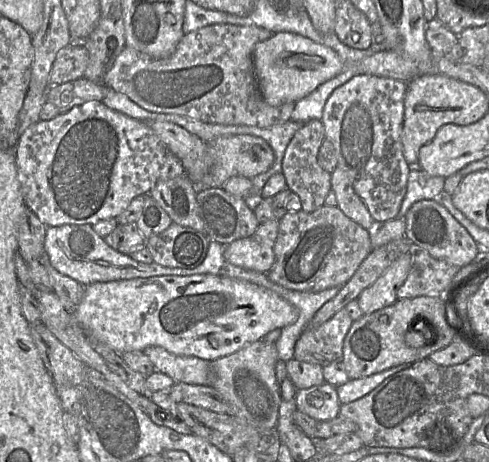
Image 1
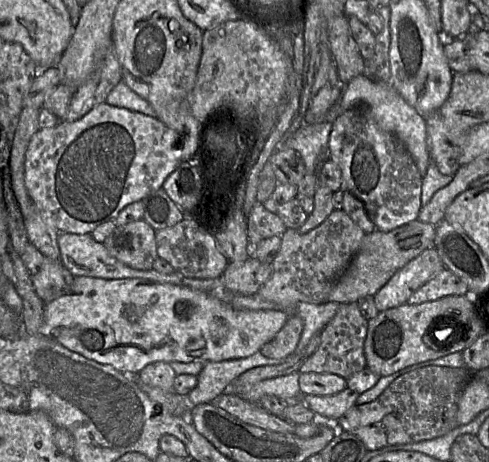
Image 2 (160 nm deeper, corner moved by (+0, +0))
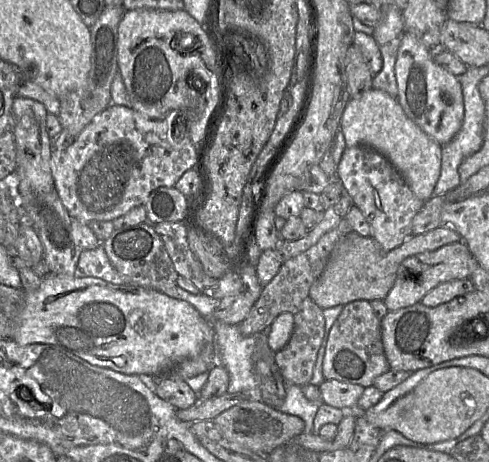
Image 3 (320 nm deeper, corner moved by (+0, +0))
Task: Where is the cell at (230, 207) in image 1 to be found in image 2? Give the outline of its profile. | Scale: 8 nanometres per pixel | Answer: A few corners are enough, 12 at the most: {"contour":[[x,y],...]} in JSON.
{"contour":[[255,202],[247,218],[250,245],[282,236],[281,218]]}

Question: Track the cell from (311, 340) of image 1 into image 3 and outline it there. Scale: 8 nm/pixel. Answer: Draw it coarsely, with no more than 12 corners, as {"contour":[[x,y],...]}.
{"contour":[[371,303],[344,305],[323,377],[366,388],[390,369]]}

